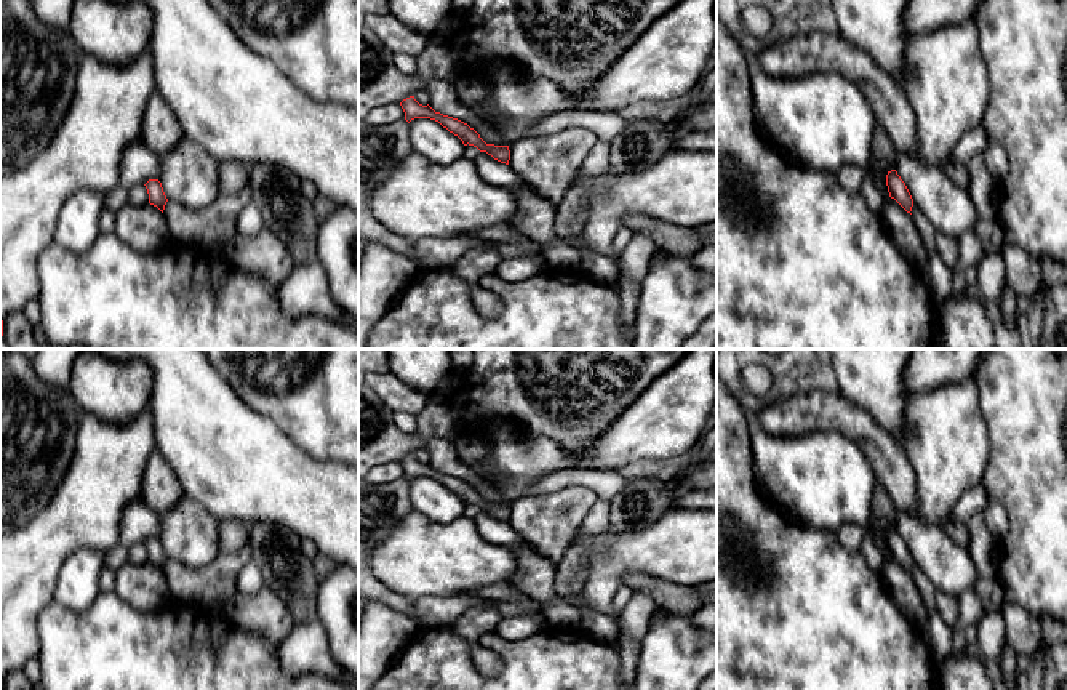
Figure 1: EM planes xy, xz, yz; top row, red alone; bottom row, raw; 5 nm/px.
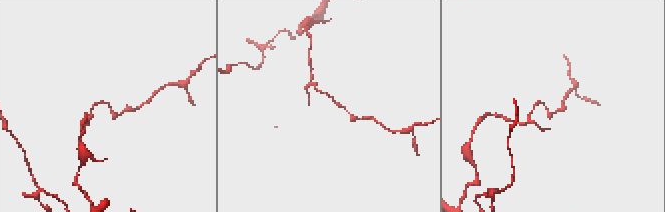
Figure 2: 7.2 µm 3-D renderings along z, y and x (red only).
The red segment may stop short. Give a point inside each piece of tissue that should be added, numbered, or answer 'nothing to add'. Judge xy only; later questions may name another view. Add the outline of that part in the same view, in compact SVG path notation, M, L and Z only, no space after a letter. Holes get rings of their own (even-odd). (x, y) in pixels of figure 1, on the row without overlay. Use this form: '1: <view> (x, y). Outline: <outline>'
1: xy (138, 524). Outline: M142 499L130 503L122 517L120 546L130 549L133 544L158 538L160 515L149 509Z

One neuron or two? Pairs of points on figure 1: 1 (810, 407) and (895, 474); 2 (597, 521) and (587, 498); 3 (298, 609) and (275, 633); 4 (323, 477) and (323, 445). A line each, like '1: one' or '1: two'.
1: one
2: two
3: two
4: two

